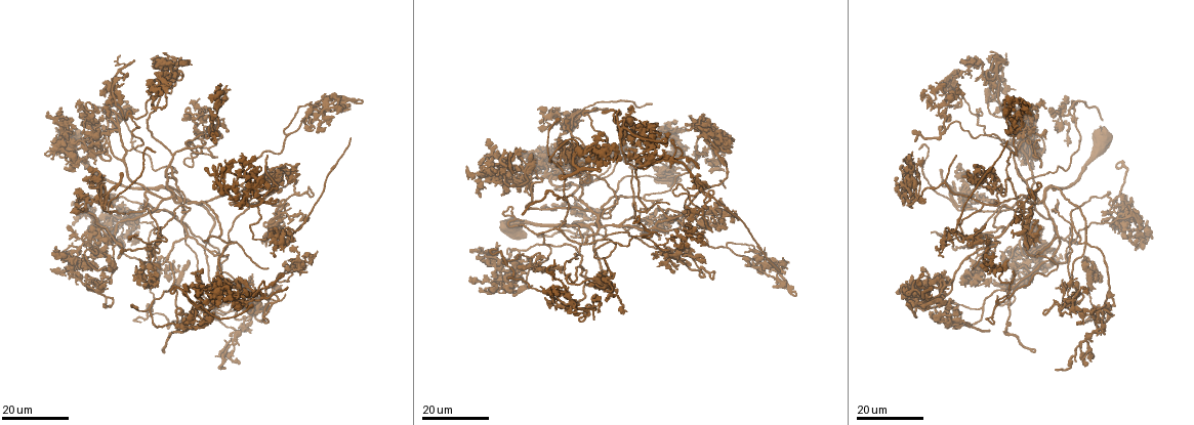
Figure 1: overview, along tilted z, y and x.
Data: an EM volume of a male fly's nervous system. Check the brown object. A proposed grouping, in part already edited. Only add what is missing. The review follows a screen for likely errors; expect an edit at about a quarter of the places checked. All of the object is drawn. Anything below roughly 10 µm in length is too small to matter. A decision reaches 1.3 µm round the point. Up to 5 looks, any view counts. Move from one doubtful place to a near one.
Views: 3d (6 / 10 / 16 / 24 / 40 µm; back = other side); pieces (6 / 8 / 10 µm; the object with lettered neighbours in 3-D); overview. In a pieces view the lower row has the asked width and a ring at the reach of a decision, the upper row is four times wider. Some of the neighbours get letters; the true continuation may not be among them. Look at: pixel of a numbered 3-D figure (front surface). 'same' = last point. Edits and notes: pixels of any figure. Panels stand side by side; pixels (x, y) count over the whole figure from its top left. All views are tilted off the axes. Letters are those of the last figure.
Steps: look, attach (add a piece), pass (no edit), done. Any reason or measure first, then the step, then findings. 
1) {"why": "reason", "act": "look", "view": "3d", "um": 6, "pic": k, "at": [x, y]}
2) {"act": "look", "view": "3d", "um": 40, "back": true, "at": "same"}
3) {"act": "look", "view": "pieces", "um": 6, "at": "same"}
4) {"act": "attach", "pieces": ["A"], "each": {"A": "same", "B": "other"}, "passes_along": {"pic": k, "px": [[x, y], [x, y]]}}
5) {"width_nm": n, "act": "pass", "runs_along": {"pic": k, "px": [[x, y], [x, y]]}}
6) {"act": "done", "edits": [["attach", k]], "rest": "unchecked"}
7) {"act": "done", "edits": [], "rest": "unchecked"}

{"why": "thick end", "act": "look", "view": "3d", "um": 24, "pic": 1, "at": [252, 305]}

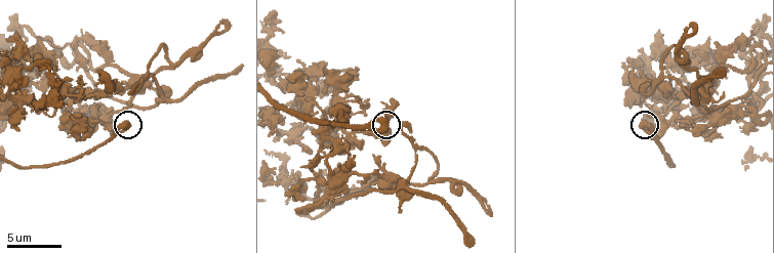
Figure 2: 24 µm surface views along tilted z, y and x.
{"act": "look", "view": "pieces", "um": 8, "pic": 2, "at": [126, 123]}

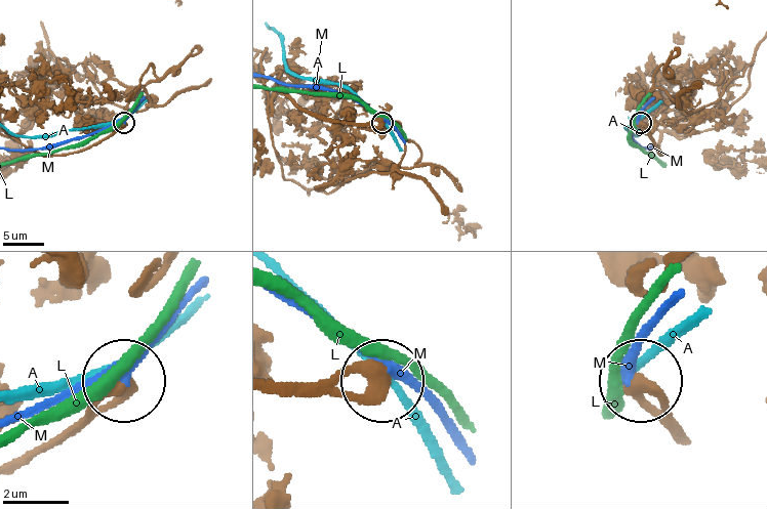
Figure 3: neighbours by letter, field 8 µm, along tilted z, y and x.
{"act": "pass", "each": {"A": "other", "L": "other", "M": "other"}, "runs_along": {"pic": 3, "px": [[675, 438], [639, 387]]}, "found": "no lettered piece goes on from it"}

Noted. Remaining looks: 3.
{"why": "branch stops here", "act": "look", "view": "3d", "um": 24, "pic": 1, "at": [204, 241]}

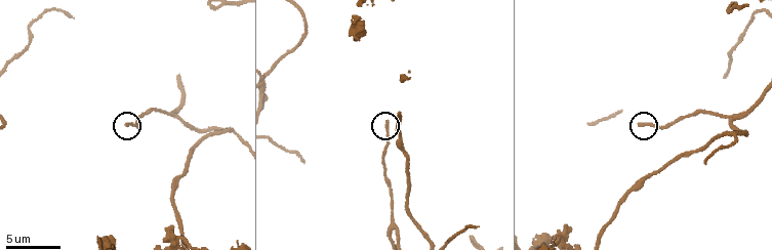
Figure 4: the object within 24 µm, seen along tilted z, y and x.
{"act": "look", "view": "pieces", "um": 8, "pic": 4, "at": [388, 122]}

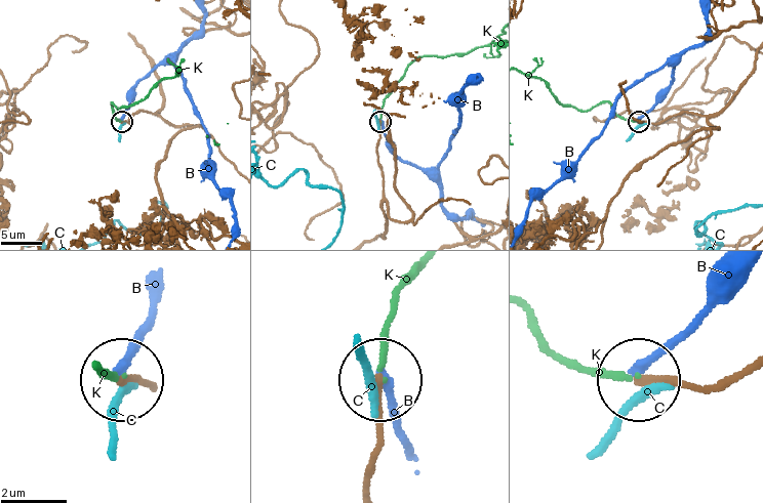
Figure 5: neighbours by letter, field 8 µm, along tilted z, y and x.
{"act": "attach", "pieces": ["K"], "each": {"B": "other", "C": "other", "K": "same"}, "found": "the neuron continues"}

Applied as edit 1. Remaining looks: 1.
{"act": "done", "edits": [["attach", 5]], "rest": "unchecked"}

